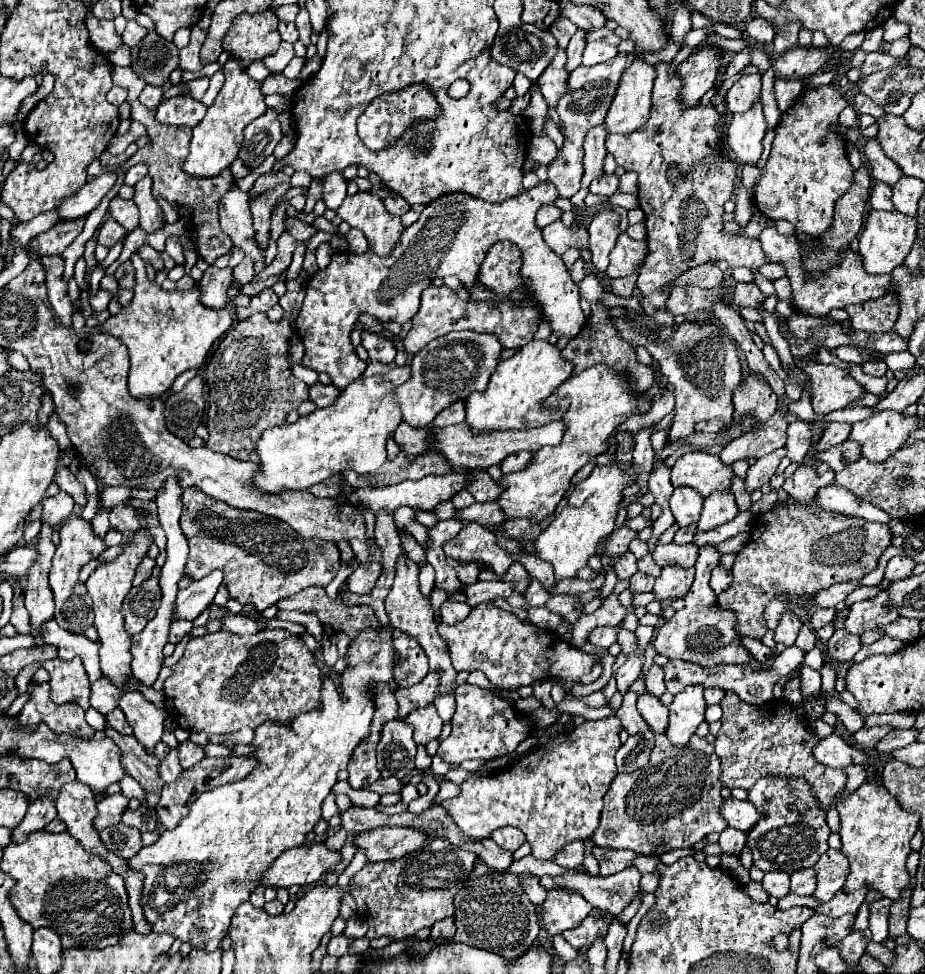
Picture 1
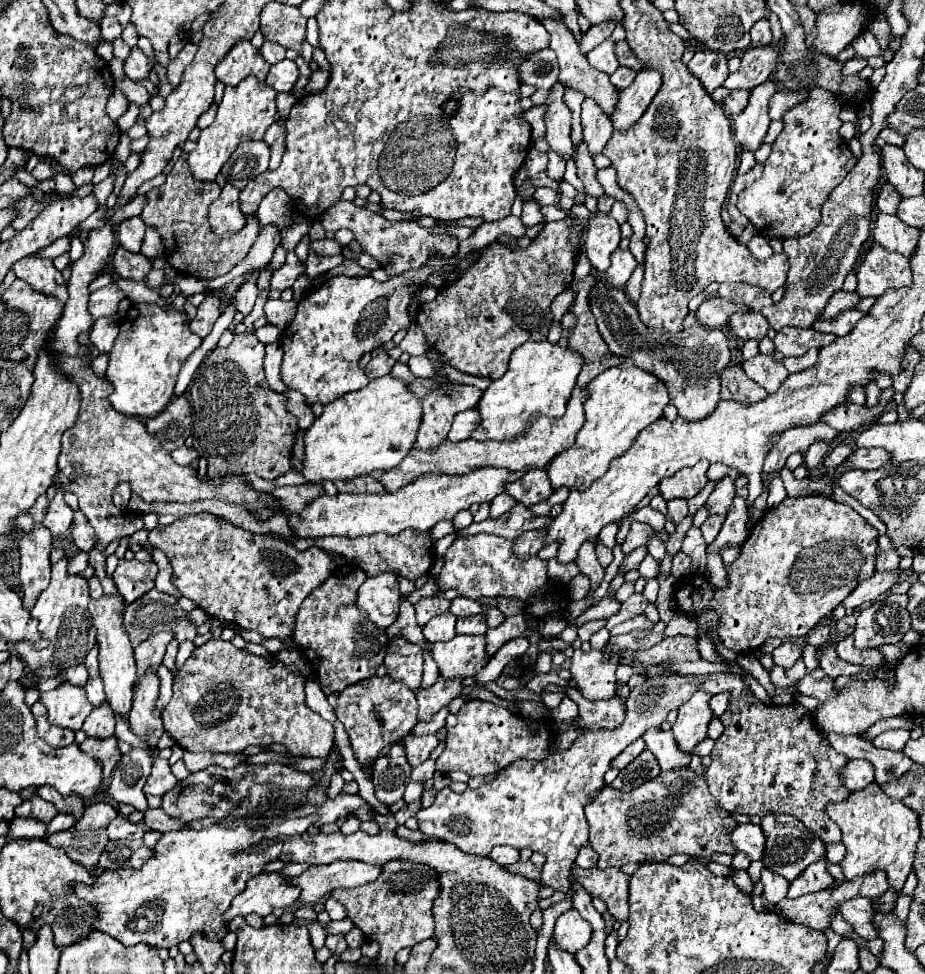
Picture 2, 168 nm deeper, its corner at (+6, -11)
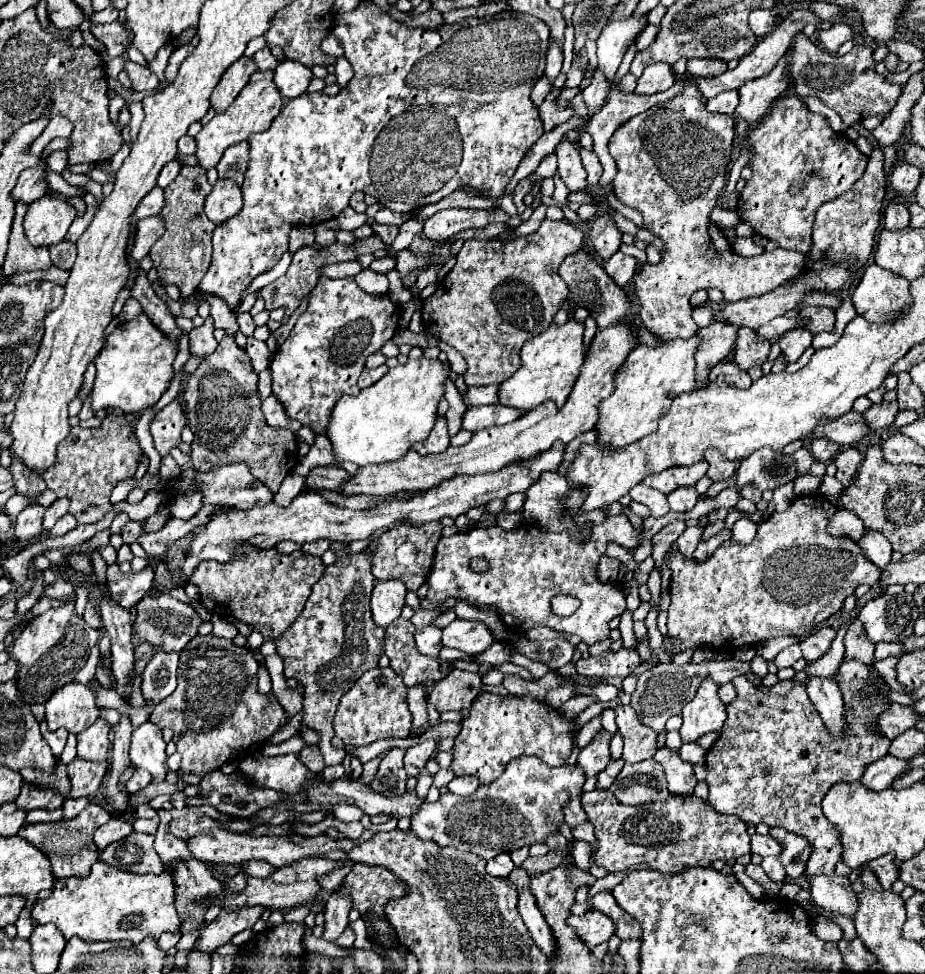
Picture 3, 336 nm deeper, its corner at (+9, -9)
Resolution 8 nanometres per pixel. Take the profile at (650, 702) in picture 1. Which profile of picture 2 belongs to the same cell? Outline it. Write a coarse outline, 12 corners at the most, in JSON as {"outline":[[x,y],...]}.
{"outline":[[651,728],[643,736],[661,770],[689,768],[673,732]]}

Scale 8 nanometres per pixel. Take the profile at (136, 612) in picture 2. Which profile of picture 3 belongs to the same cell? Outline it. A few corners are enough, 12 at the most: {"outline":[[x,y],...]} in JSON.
{"outline":[[150,592],[136,604],[132,644],[180,652],[202,618]]}

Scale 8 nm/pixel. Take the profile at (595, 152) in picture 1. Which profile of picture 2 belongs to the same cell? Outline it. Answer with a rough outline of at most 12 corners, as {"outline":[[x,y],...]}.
{"outline":[[591,98],[583,102],[583,138],[595,156],[613,124]]}

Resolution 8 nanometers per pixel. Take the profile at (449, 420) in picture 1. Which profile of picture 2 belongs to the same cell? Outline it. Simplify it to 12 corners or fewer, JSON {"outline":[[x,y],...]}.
{"outline":[[477,408],[463,410],[455,416],[449,440],[471,438],[481,424]]}

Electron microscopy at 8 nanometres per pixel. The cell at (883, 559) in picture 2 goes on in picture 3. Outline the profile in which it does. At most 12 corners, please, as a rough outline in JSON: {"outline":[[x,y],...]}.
{"outline":[[870,530],[860,546],[882,570],[892,560],[890,542]]}

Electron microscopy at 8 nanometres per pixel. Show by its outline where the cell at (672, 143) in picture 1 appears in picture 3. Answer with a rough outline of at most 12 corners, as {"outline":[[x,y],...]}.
{"outline":[[682,92],[610,138],[614,194],[664,242],[642,324],[698,332],[690,296],[762,296],[804,254],[736,254],[710,220],[734,118]]}

